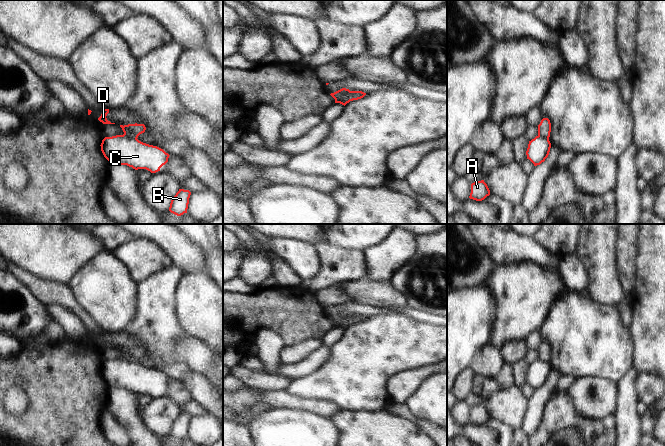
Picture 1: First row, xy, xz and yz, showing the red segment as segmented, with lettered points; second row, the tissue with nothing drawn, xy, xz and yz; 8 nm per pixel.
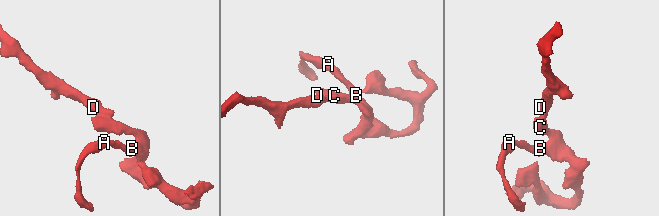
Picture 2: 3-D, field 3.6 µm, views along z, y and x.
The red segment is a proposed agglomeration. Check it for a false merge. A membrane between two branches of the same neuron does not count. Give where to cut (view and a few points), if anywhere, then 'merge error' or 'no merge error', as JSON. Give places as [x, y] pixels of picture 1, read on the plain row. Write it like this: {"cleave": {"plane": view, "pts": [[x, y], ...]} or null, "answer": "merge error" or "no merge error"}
{"cleave": {"plane": "xz", "pts": [[350, 315], [335, 323]]}, "answer": "merge error"}

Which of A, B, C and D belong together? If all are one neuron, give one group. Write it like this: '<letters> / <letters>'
A B C / D

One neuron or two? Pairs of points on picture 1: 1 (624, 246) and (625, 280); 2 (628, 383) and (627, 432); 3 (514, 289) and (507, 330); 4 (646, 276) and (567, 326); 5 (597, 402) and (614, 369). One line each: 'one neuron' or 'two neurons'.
1: one neuron
2: one neuron
3: one neuron
4: two neurons
5: two neurons

